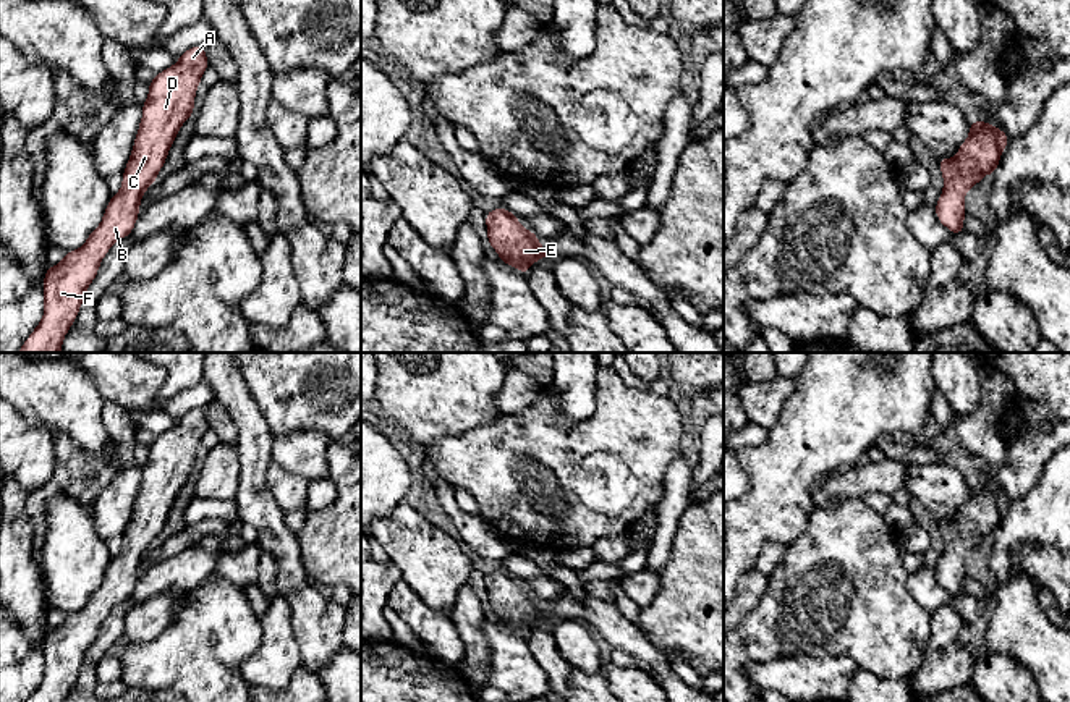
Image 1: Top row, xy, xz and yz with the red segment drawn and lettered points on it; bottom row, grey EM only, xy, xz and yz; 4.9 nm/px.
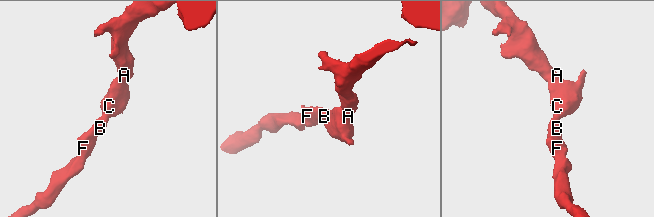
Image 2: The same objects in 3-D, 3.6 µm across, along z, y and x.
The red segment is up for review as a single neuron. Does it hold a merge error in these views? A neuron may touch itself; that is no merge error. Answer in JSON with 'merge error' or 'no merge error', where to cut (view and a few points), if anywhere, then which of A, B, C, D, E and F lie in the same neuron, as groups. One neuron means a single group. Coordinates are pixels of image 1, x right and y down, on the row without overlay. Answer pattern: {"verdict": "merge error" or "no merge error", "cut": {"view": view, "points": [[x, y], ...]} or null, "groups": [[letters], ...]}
{"verdict": "no merge error", "cut": null, "groups": [["A", "B", "C", "D", "E", "F"]]}

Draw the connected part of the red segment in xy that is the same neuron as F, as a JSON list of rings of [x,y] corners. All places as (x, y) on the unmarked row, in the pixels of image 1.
[[[196,408],[178,419],[173,429],[157,435],[149,445],[149,458],[142,466],[139,492],[128,527],[123,532],[121,552],[112,556],[100,587],[87,598],[86,605],[78,613],[66,613],[58,628],[49,628],[44,637],[44,679],[28,702],[63,702],[68,696],[81,666],[86,663],[87,649],[96,642],[102,621],[118,602],[131,597],[146,552],[155,545],[181,487],[194,476],[196,451],[207,430],[204,408]]]

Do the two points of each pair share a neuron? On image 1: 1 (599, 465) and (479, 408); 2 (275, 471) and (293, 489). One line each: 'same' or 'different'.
1: different
2: same

